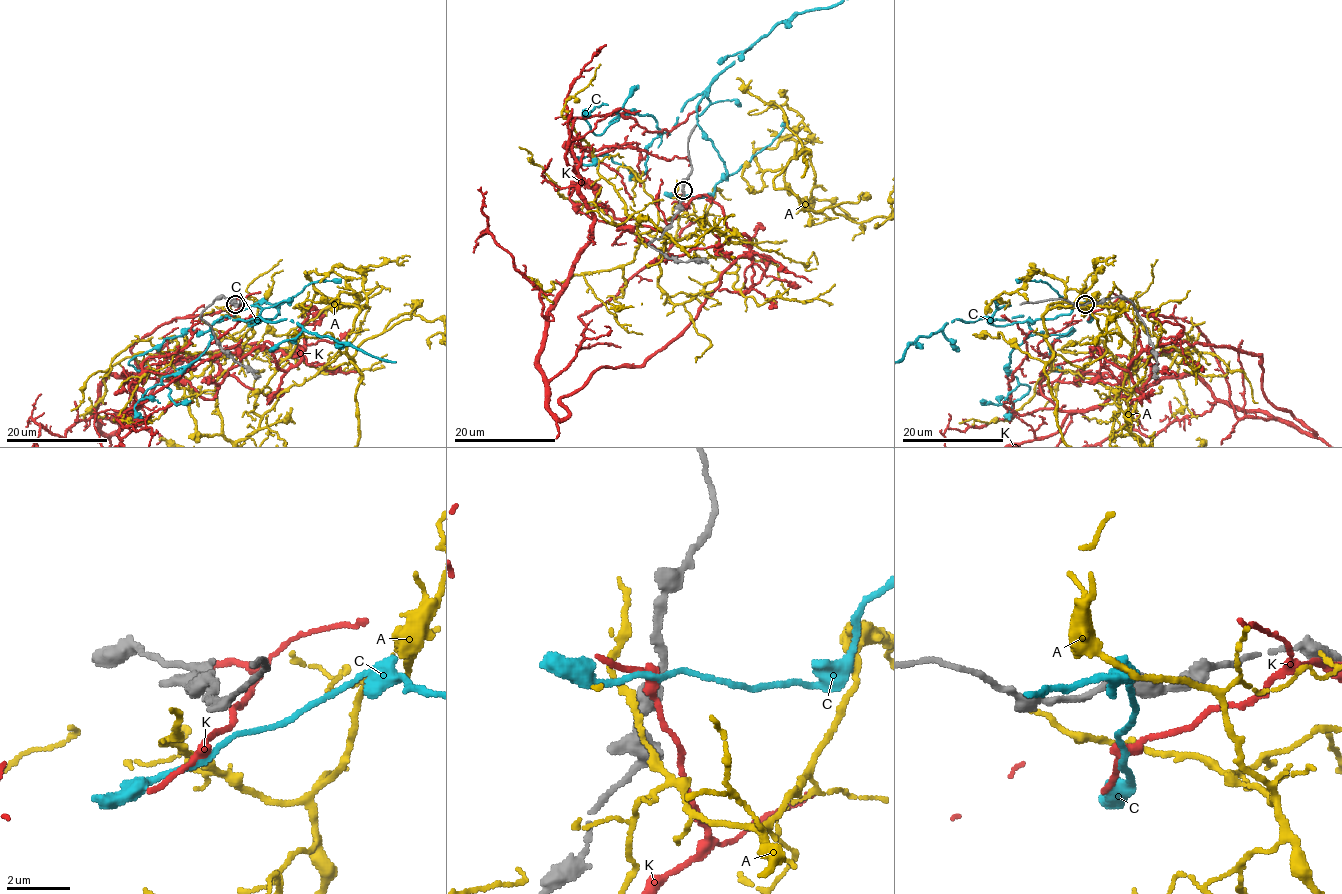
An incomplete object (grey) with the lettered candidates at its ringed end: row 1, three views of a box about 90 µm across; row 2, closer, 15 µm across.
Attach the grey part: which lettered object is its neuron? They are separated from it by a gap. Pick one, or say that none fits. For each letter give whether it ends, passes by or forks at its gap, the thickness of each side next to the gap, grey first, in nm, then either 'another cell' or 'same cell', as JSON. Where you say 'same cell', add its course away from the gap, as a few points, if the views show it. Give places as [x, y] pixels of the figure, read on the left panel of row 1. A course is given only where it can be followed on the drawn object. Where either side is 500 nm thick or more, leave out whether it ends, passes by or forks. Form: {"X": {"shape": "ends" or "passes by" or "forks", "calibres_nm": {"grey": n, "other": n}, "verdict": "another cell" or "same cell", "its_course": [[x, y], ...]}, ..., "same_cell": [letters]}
{"A": {"shape": "passes by", "calibres_nm": {"grey": 200, "other": 200}, "verdict": "another cell"}, "C": {"shape": "passes by", "calibres_nm": {"grey": 200, "other": 150}, "verdict": "same cell"}, "K": {"shape": "passes by", "calibres_nm": {"grey": 200, "other": 280}, "verdict": "another cell"}, "same_cell": ["C"]}

